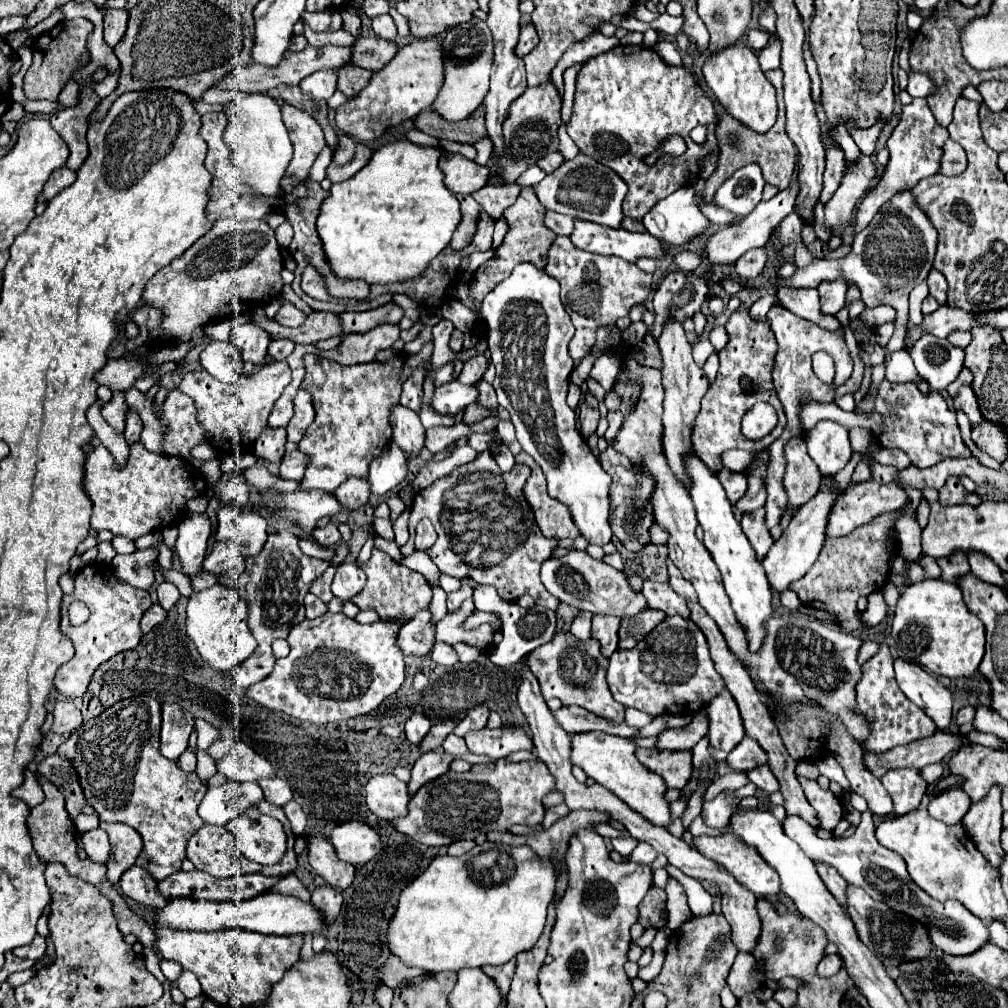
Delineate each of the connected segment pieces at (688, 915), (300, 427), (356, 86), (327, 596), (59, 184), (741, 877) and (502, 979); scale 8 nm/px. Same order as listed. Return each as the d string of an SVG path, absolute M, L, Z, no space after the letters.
M675 878L669 880L665 892L667 892L667 912L669 912L669 922L667 922L667 926L669 926L671 930L677 930L677 928L681 928L687 920L693 918L693 912L691 912L689 904L687 904L687 894L685 894L683 886L681 886Z
M299 390L295 396L295 416L291 418L291 422L287 426L287 440L299 442L313 420L315 420L315 410L311 404L311 396L309 396L309 392Z
M347 64L345 68L339 70L339 90L343 94L347 94L349 98L353 98L353 96L357 96L357 92L361 92L363 86L369 84L371 76L373 76L373 72Z
M329 566L327 572L325 572L323 576L319 576L319 578L313 582L313 586L311 586L311 592L313 592L315 596L319 596L323 602L329 602L329 600L333 598L333 594L331 594L331 580L333 580L333 576L335 576L335 570L337 570L337 566Z
M67 166L55 170L55 172L49 176L49 180L47 180L45 188L43 188L45 198L51 200L57 192L61 192L61 190L67 188L67 186L71 186L71 184L75 182L75 178L77 178L77 172L71 170L71 168L67 168Z
M727 832L721 836L699 836L693 838L693 846L709 860L713 860L715 864L719 864L721 868L729 870L729 874L743 884L747 890L751 890L757 898L771 898L779 892L779 876L777 872L765 864L765 860L761 858L761 854L757 854L755 848L747 848L747 844L743 844L735 834Z
M509 960L503 966L485 966L483 970L497 982L497 986L501 988L501 992L505 996L507 990L509 990L509 984L511 984L511 976L515 972L515 960Z

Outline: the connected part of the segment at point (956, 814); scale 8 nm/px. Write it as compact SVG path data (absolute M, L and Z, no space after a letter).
M949 788L935 796L929 804L929 814L945 824L957 824L969 812L971 800L961 788Z

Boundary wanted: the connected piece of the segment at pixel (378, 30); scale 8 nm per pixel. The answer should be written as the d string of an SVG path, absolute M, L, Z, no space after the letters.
M389 14L379 16L379 18L373 18L371 22L373 22L373 30L375 30L375 34L379 38L385 38L389 42L397 40L397 26L395 26L395 22L393 22L393 18Z

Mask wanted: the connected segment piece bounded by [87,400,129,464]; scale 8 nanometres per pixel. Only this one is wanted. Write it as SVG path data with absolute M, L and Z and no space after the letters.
M95 400L93 406L87 410L87 420L93 426L97 438L101 440L101 444L109 448L109 452L113 454L117 464L125 464L127 458L129 458L129 444L127 444L127 440L121 432L117 432L109 422L103 420L101 408L103 408L103 402Z

